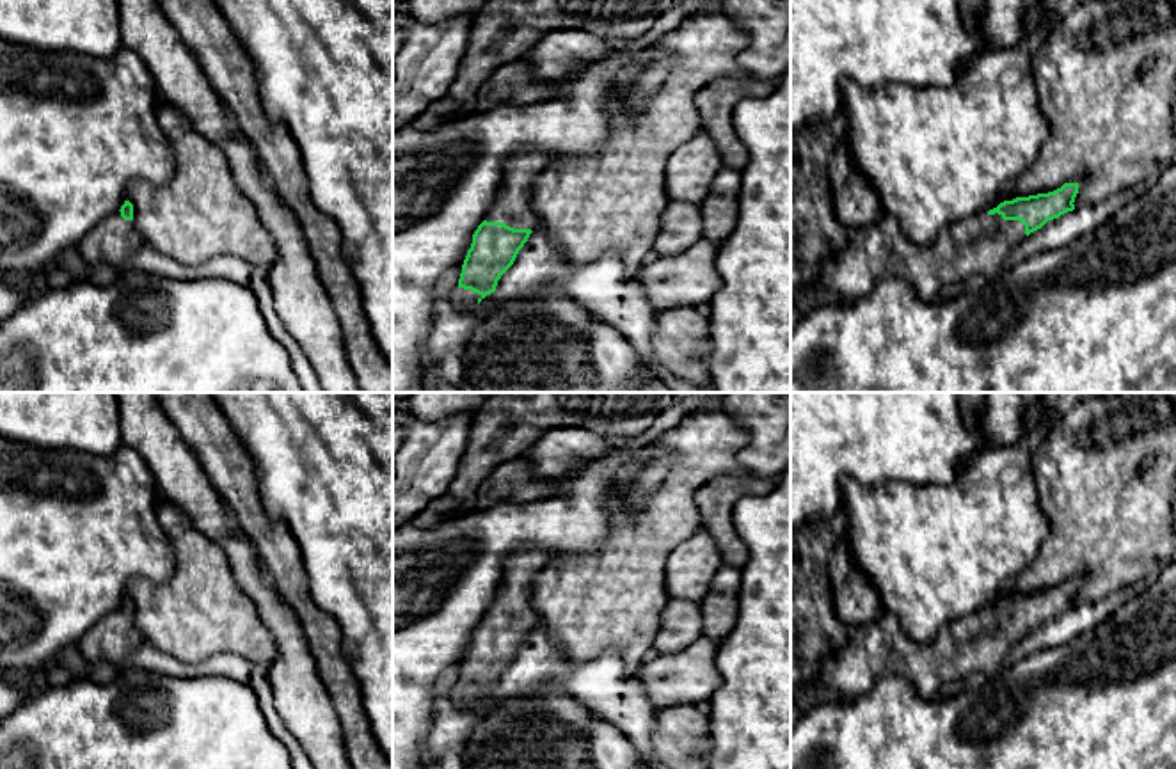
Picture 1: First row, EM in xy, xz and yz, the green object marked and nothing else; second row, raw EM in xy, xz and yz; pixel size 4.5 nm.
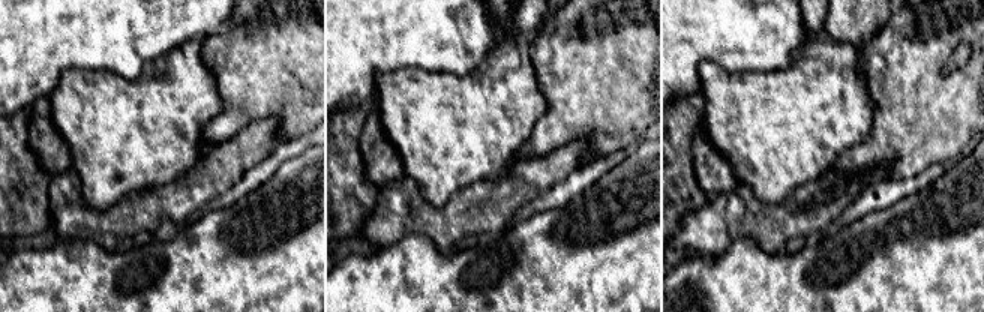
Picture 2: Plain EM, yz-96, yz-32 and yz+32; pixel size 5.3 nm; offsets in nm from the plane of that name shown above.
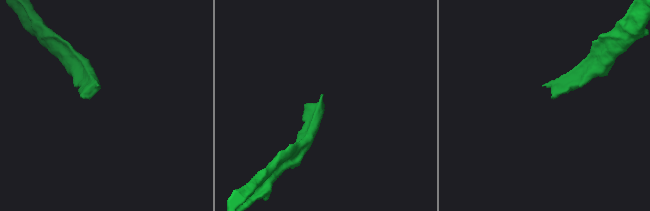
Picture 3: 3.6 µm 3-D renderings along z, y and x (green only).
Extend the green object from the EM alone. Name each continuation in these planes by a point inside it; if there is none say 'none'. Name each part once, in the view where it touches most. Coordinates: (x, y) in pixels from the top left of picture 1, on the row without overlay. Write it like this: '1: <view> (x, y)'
1: yz (977, 643)

